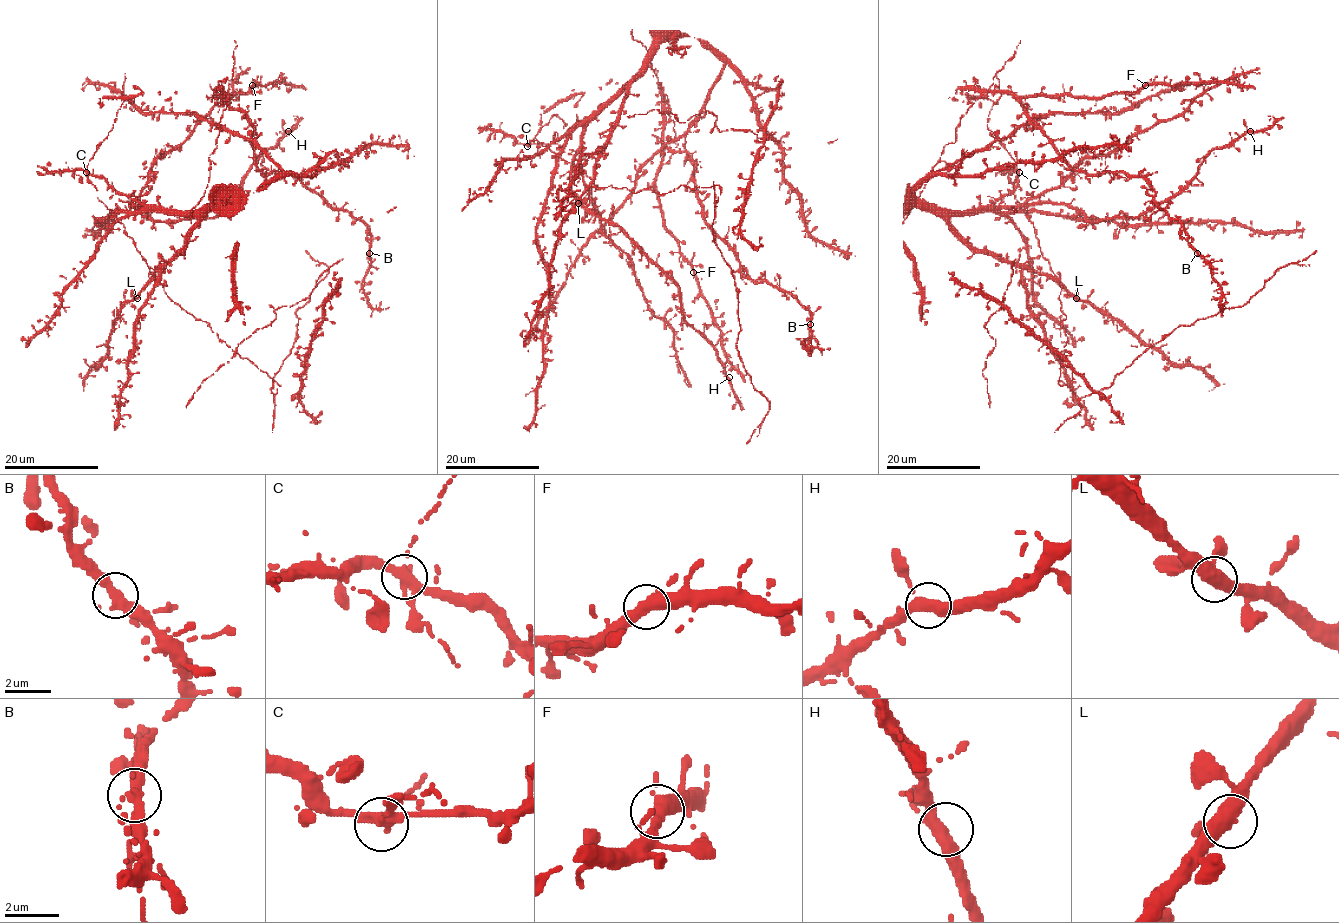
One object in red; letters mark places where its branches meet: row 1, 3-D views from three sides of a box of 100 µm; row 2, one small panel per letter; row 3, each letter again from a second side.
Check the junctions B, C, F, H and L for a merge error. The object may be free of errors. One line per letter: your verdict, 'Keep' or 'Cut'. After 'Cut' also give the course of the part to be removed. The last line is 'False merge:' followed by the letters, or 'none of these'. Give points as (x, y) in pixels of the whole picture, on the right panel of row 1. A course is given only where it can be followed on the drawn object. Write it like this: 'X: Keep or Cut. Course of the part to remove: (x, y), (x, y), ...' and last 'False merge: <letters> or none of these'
B: Keep
C: Keep
F: Keep
H: Keep
L: Keep
False merge: none of these

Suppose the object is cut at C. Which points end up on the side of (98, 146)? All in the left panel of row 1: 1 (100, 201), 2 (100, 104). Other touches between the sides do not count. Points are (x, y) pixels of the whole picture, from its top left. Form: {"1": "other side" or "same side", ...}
{"1": "same side", "2": "other side"}

